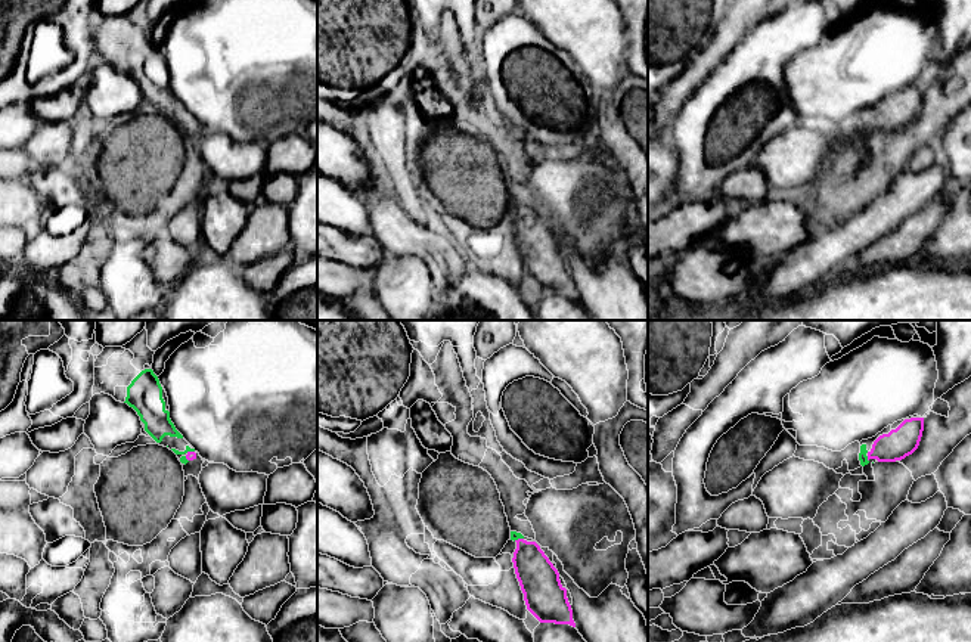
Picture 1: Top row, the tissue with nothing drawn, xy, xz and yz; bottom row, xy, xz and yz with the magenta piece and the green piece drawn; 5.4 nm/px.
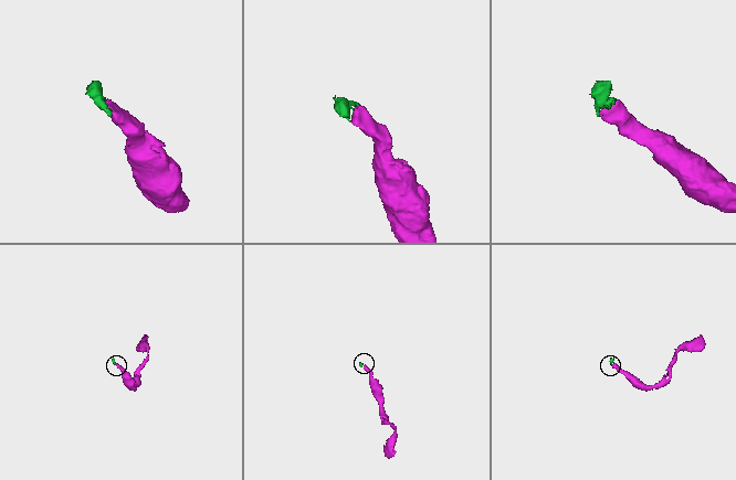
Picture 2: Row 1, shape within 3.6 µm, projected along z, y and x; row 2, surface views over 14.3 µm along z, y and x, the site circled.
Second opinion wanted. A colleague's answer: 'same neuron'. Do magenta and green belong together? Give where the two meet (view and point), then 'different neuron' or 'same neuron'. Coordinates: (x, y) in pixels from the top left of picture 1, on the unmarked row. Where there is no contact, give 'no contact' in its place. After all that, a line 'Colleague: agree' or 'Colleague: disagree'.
yz (868, 129) | same neuron
Colleague: agree

